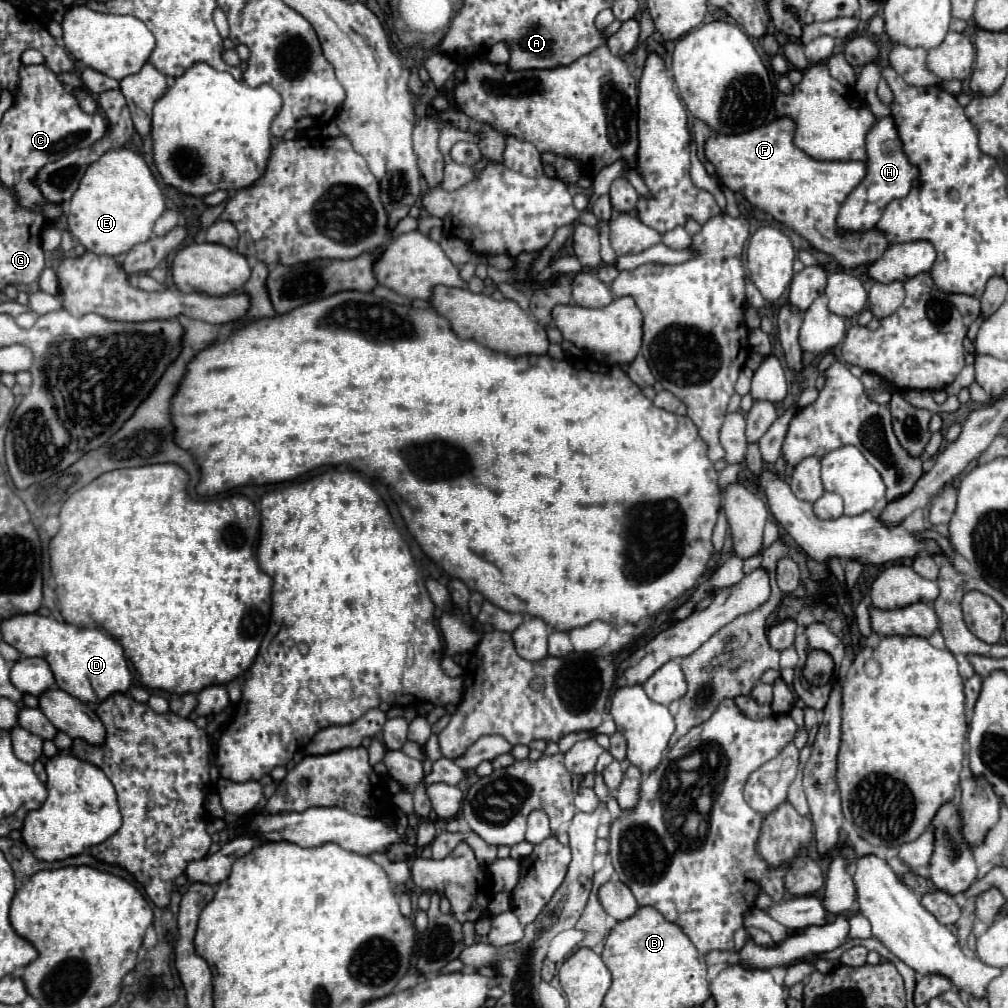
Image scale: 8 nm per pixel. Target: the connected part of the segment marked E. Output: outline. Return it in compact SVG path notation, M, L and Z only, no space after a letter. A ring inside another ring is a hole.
M126 147L113 148L93 162L71 198L69 232L89 250L103 256L121 256L135 244L147 242L155 220L165 210L163 192L145 160Z

